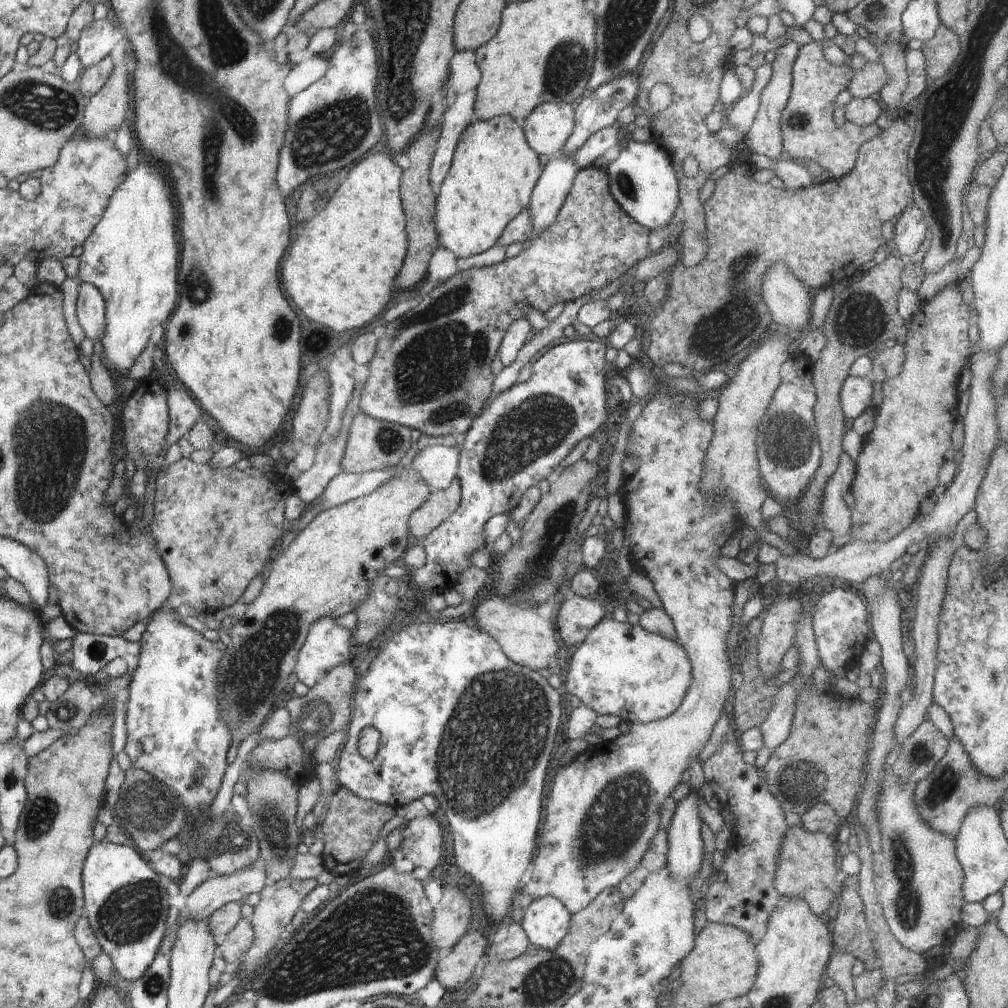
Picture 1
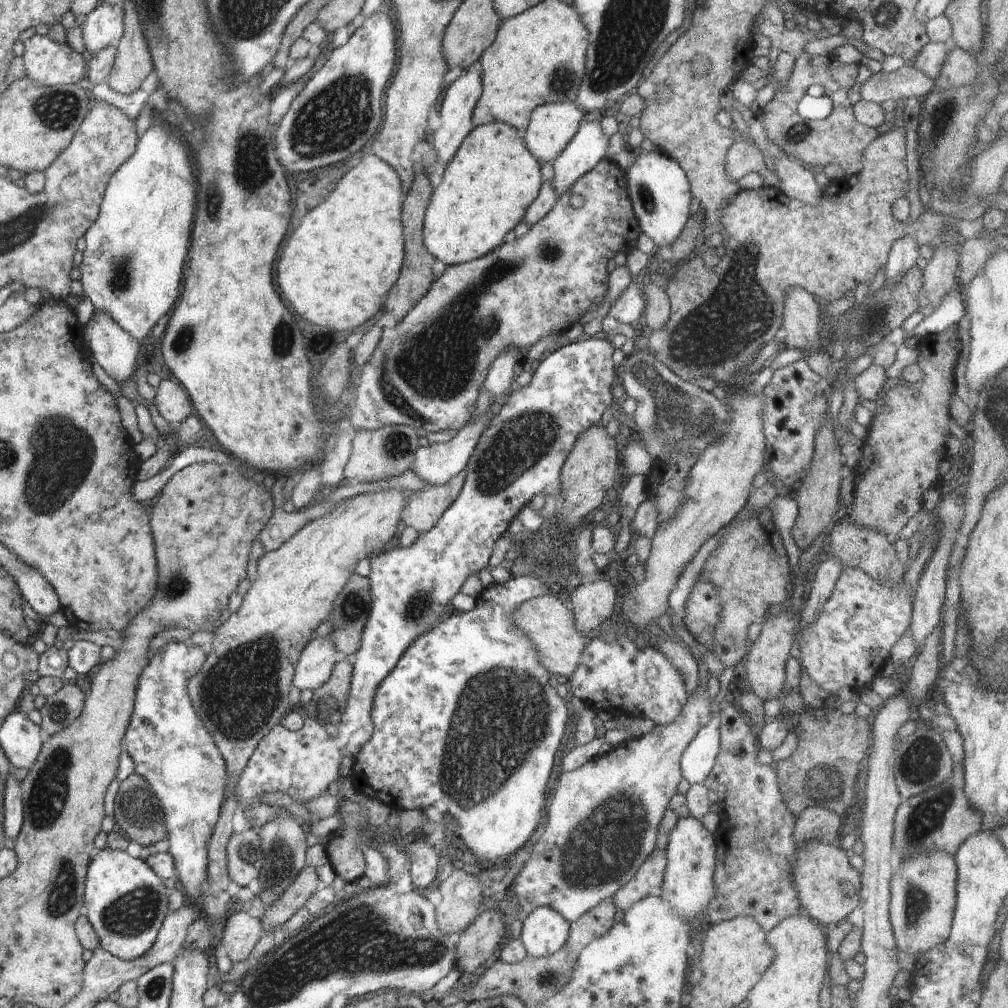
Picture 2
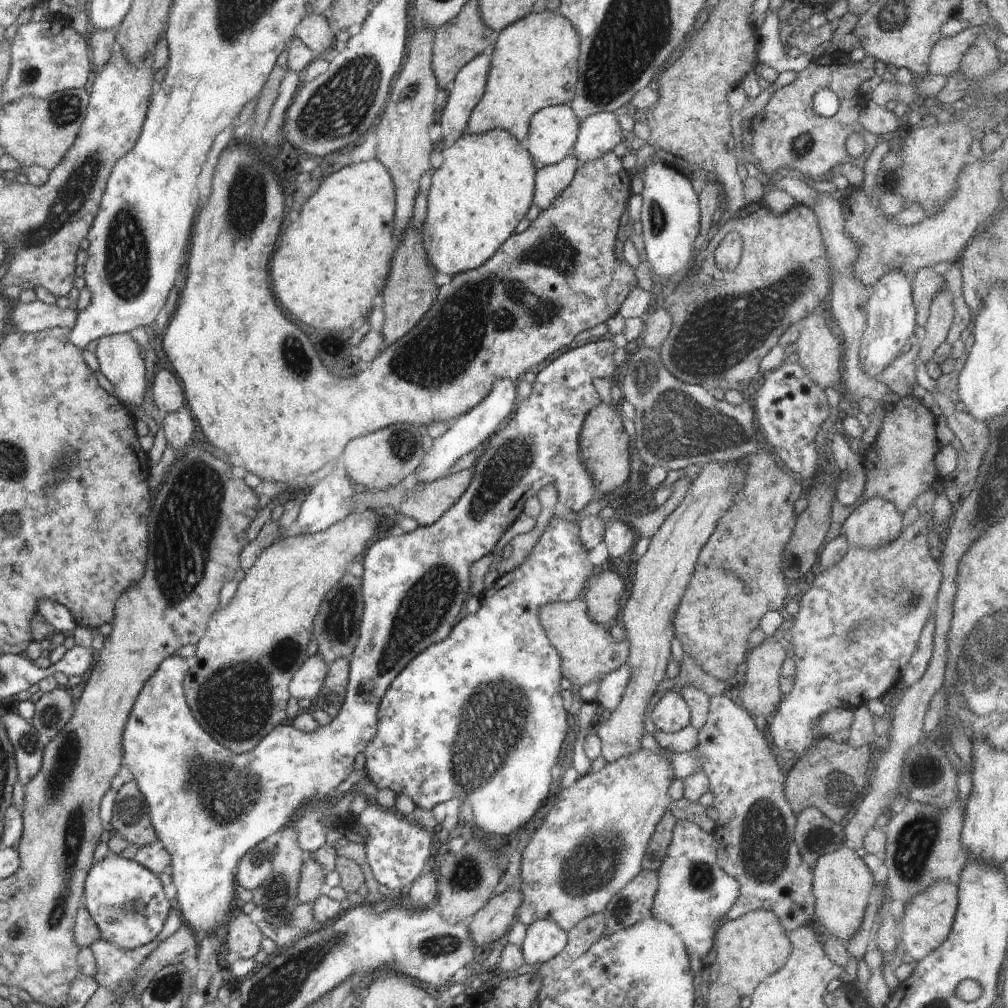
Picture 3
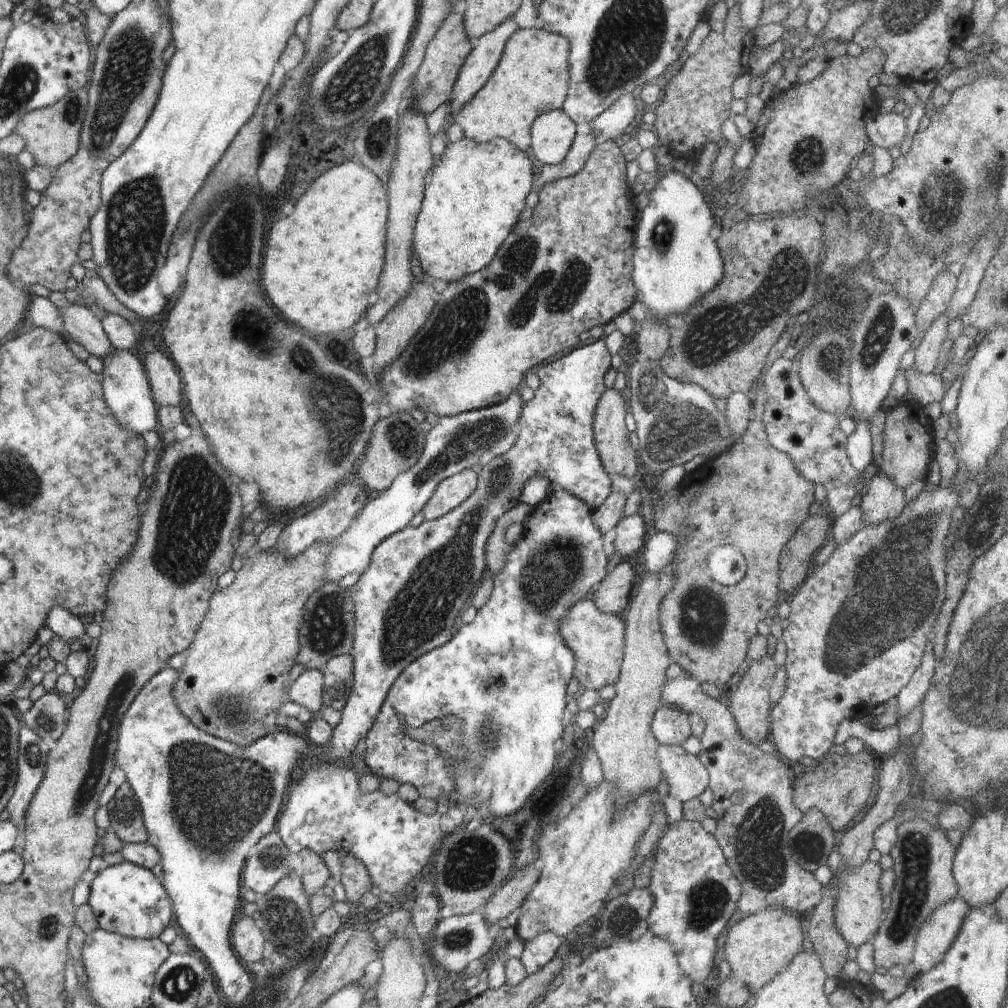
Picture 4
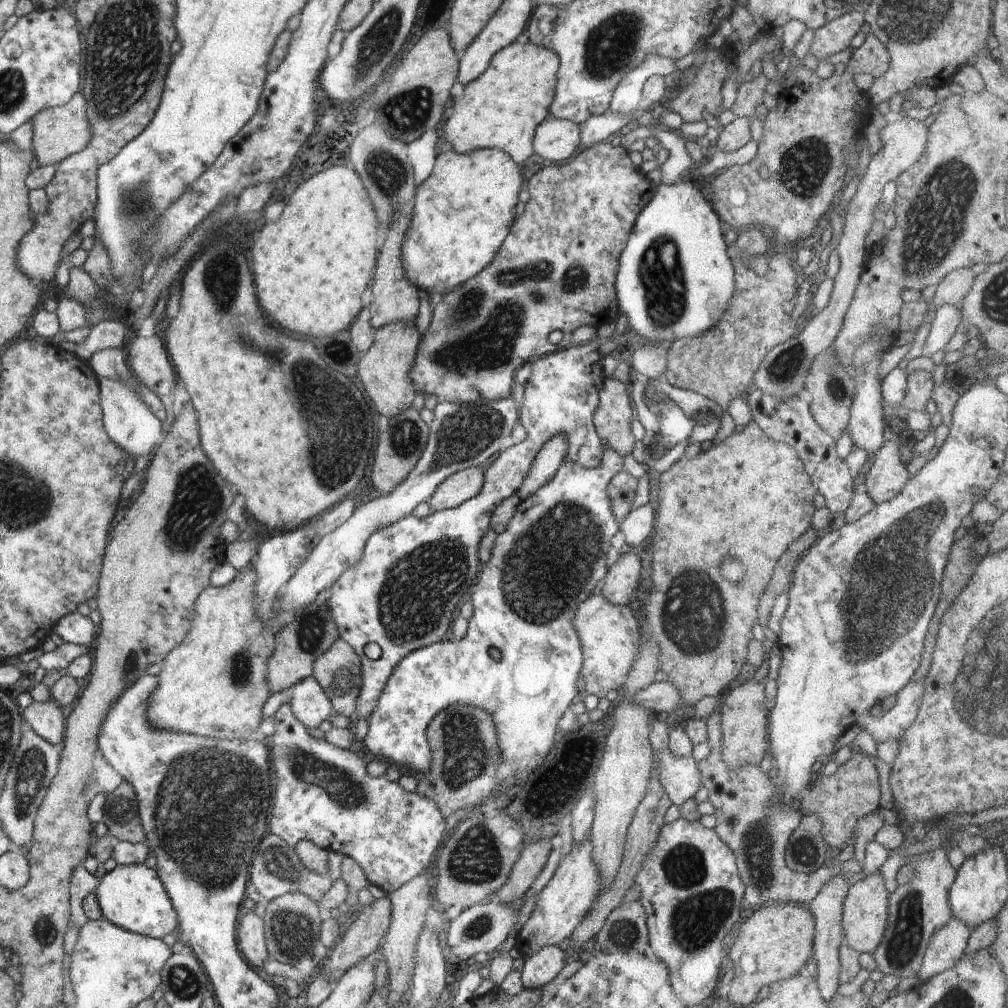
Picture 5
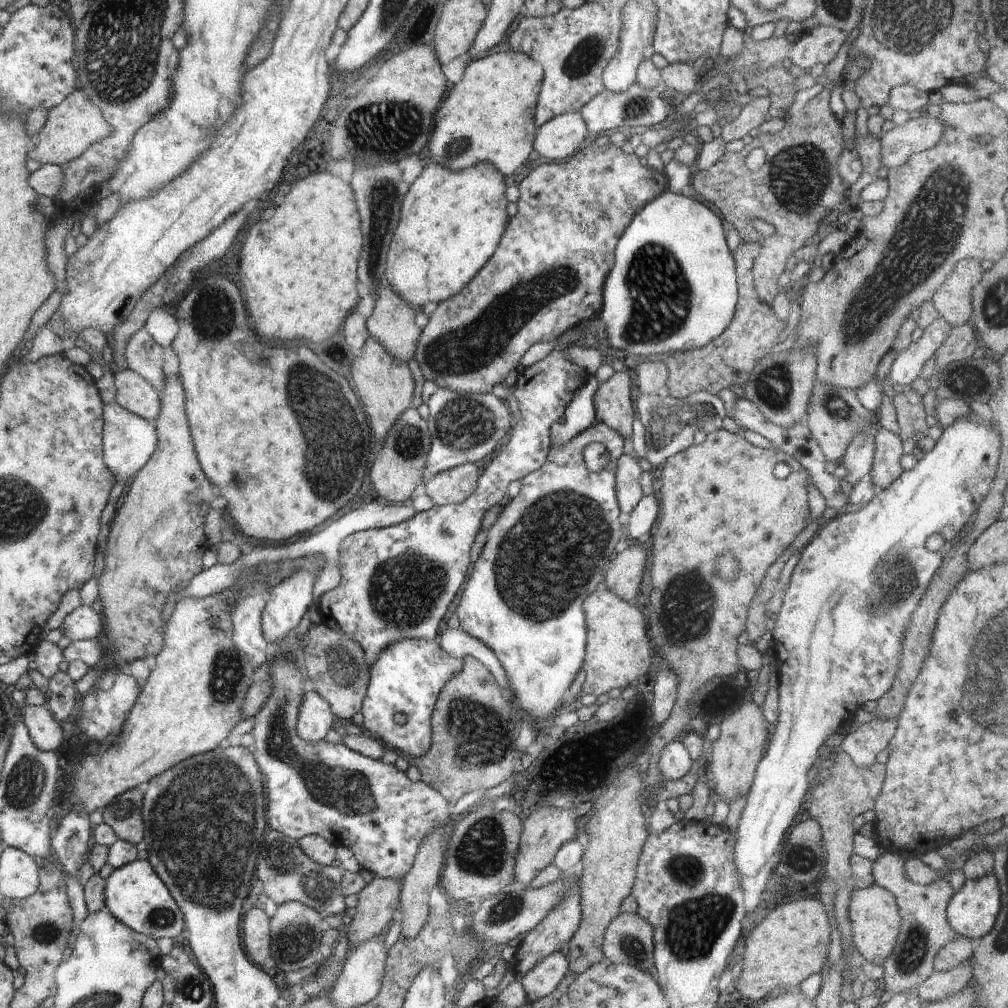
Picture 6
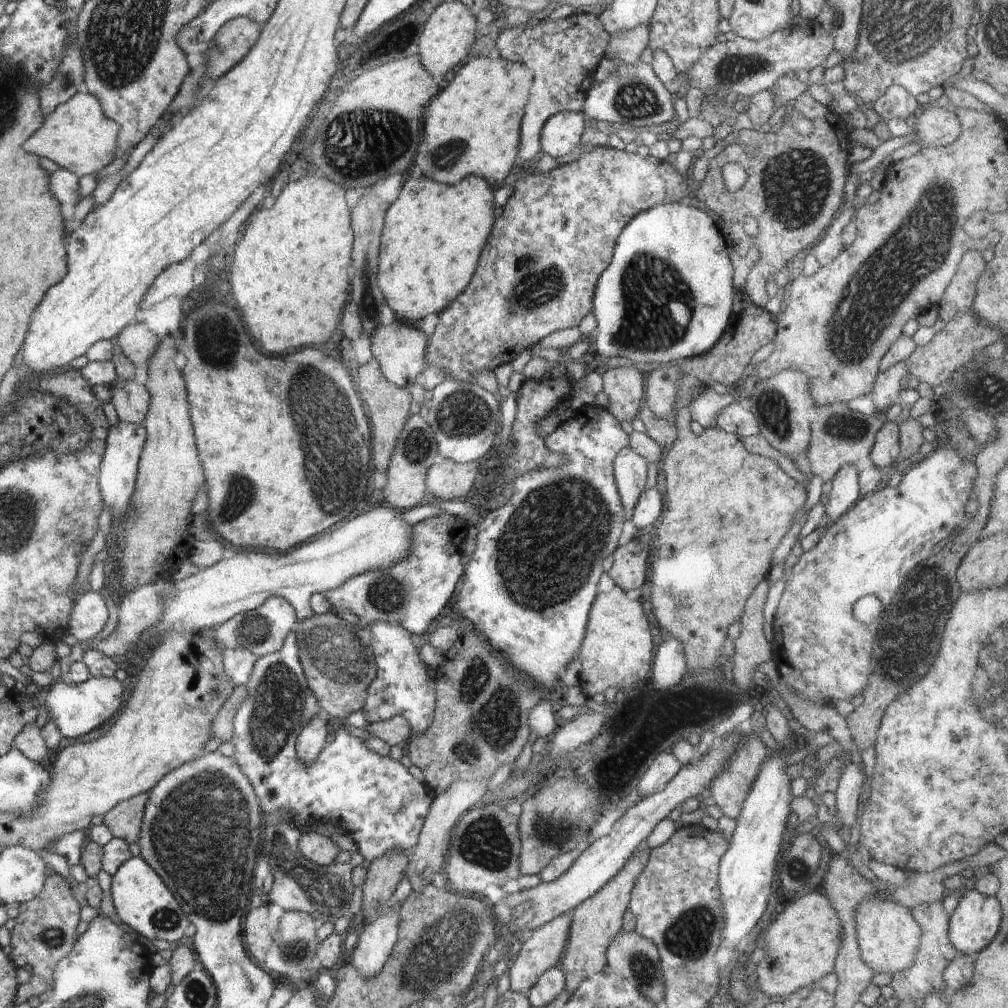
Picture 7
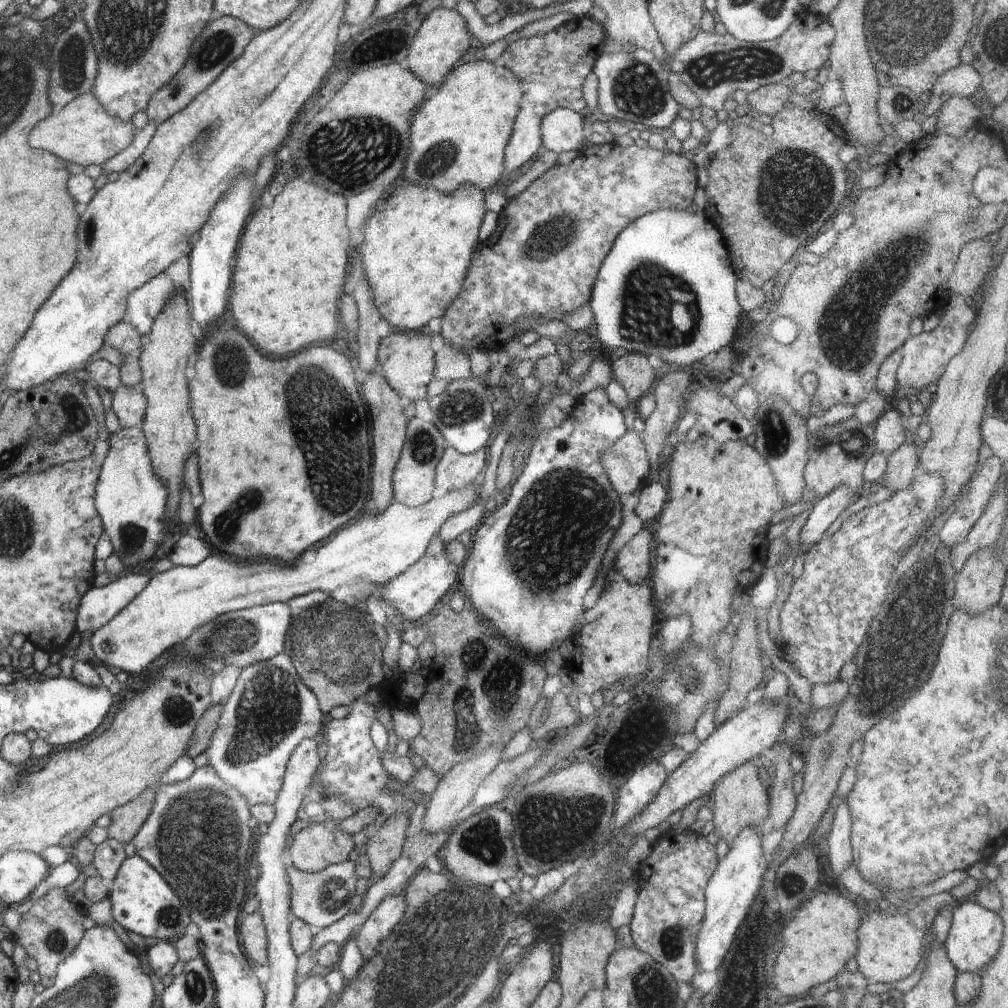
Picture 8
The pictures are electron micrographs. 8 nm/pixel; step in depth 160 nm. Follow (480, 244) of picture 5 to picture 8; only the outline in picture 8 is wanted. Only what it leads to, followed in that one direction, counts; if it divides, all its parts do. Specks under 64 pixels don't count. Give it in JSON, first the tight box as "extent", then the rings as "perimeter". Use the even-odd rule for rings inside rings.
{"extent":[352,184,486,331],"perimeter":[[[408,184],[402,192],[388,198],[386,210],[376,212],[368,220],[364,240],[352,253],[358,252],[361,256],[369,285],[374,290],[375,304],[394,330],[420,331],[432,318],[444,316],[462,288],[479,245],[478,231],[486,212],[484,191],[473,184],[461,184],[450,194]]]}

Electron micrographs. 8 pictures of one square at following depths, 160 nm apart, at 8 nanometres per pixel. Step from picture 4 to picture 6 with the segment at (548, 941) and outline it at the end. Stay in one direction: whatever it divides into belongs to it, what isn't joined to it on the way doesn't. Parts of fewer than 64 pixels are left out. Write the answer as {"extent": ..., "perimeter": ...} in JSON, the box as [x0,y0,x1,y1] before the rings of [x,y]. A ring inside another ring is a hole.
{"extent":[518,951,569,1002],"perimeter":[[[558,951],[544,958],[520,977],[518,980],[522,983],[528,1000],[534,1002],[551,994],[559,986],[560,980],[567,975],[569,966],[565,951]]]}

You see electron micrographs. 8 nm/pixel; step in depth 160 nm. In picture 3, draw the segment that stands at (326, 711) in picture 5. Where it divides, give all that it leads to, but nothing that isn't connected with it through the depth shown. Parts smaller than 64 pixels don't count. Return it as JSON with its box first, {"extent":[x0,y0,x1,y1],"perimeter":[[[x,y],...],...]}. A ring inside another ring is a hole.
{"extent":[289,652,327,702],"perimeter":[[[317,652],[307,657],[302,666],[296,671],[289,682],[289,693],[296,700],[308,698],[308,700],[314,702],[314,698],[323,689],[326,675],[327,664],[320,653]]]}

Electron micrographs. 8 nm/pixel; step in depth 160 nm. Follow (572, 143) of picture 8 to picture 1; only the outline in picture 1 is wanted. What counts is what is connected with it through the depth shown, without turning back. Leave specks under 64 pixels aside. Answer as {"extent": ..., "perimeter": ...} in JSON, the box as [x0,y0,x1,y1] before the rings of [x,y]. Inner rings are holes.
{"extent":[517,102,575,156],"perimeter":[[[565,102],[539,104],[525,118],[517,120],[530,148],[542,156],[560,154],[575,125],[574,105]]]}

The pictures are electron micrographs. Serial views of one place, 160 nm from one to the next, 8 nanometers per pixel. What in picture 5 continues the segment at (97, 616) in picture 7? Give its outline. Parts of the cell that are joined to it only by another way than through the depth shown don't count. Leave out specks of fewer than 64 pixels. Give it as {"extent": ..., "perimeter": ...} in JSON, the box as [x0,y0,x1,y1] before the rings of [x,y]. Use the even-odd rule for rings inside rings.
{"extent":[53,612,98,649],"perimeter":[[[76,612],[64,615],[57,620],[53,626],[53,632],[56,632],[64,643],[82,644],[91,649],[98,628],[88,617]]]}

